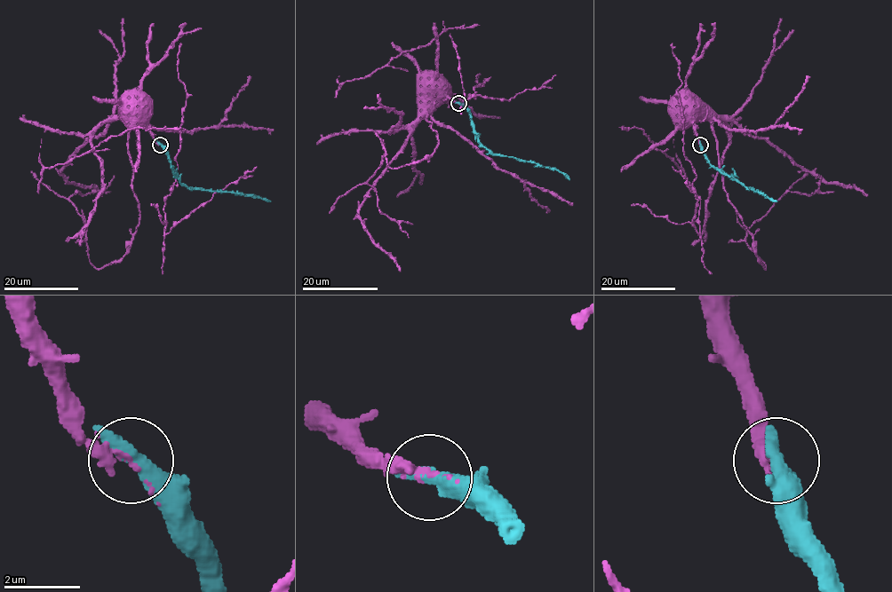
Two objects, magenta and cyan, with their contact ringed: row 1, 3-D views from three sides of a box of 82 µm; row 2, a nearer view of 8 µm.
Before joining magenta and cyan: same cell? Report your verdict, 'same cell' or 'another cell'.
same cell

